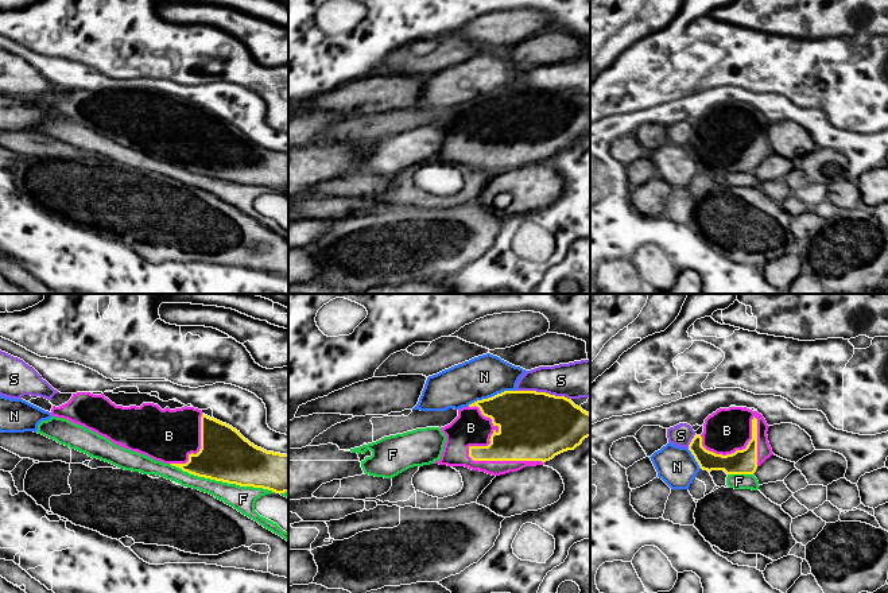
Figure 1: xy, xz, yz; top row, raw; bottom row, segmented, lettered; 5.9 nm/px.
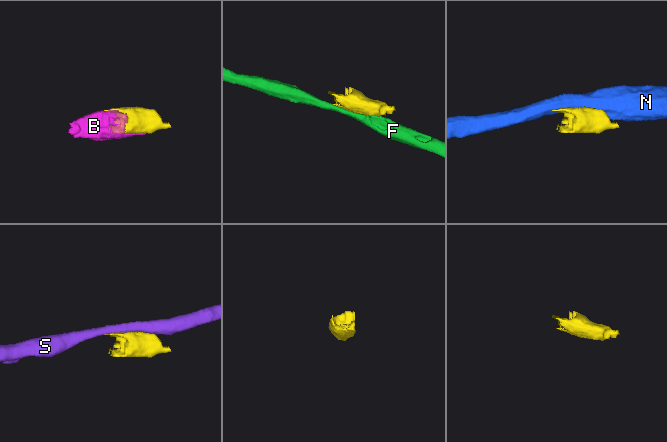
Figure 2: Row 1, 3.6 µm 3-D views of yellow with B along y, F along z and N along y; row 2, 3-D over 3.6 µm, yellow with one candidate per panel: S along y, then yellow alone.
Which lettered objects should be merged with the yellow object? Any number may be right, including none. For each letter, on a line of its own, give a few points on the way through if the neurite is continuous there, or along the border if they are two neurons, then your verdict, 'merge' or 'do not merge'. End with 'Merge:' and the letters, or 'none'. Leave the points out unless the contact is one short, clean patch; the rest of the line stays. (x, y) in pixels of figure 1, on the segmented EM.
B: merge
F: do not merge
N: do not merge
S: do not merge
Merge: B

